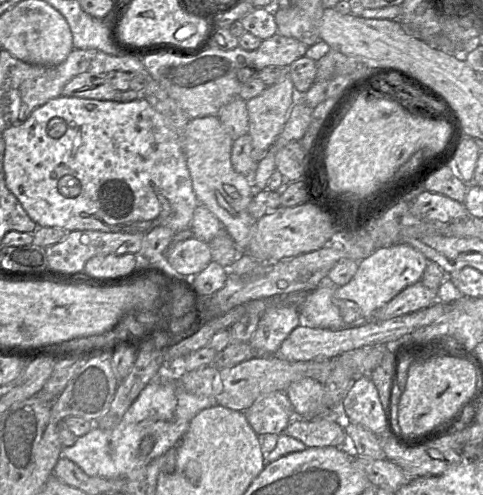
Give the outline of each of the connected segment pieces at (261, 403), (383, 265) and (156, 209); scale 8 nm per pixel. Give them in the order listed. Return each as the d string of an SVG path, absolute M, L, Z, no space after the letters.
M273 392L261 397L244 414L258 436L282 434L296 417L285 392Z
M405 243L380 248L359 261L356 274L347 284L323 284L310 291L298 308L300 325L343 330L374 320L375 311L406 287L421 281L428 261L423 253Z
M59 96L36 108L21 124L9 127L1 133L5 143L3 170L5 184L18 199L28 216L38 227L58 227L66 232L93 230L102 232L127 232L146 234L155 227L168 227L174 232L191 227L194 210L199 202L193 190L192 179L182 147L182 141L168 123L145 99L131 102L94 100Z

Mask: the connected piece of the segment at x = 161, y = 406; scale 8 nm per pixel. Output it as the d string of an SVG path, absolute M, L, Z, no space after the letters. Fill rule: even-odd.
M157 376L141 391L115 428L102 430L93 427L89 433L77 437L73 446L62 447L60 457L71 460L90 477L123 477L133 470L149 464L152 460L177 445L186 433L191 420L203 409L215 405L217 403L213 397L188 393L178 386L176 380L168 380Z

